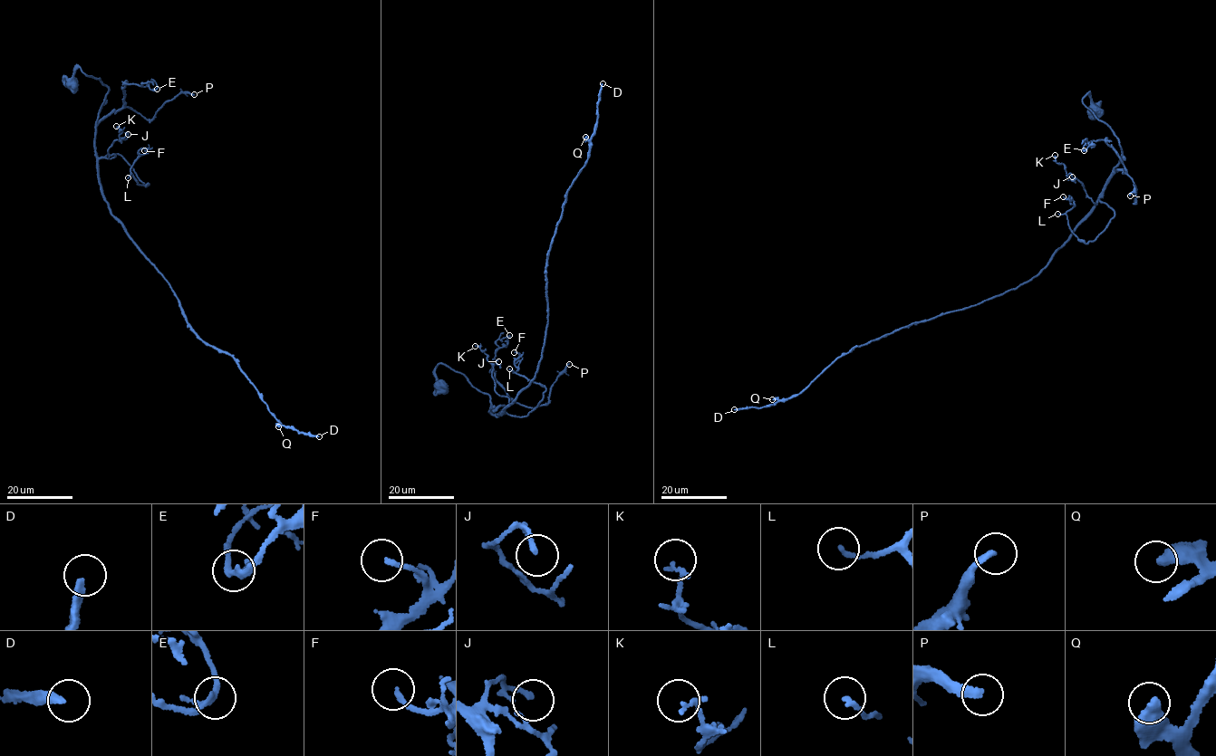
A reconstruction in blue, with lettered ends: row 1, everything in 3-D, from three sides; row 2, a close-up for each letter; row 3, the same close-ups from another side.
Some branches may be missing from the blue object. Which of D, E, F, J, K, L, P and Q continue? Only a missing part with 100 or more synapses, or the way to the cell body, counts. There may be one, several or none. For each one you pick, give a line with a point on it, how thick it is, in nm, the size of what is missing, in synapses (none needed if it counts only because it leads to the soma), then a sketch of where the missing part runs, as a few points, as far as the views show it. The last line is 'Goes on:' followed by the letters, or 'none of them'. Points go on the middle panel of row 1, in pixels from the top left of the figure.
D: Place: (603, 83). Thickness 240 nm. Roughly 500 synapses
Goes on: D

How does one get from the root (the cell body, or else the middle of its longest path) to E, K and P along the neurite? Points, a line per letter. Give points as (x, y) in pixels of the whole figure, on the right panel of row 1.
E: (1093, 110), (1085, 94), (1084, 105), (1117, 137), (1122, 156), (1114, 169), (1125, 172), (1104, 139), (1084, 150)
K: (1093, 110), (1090, 96), (1085, 94), (1084, 105), (1111, 129), (1122, 153), (1096, 204), (1055, 155)
P: (1093, 110), (1085, 94), (1084, 105), (1117, 137), (1114, 169), (1132, 179), (1136, 202), (1134, 190), (1130, 196)

